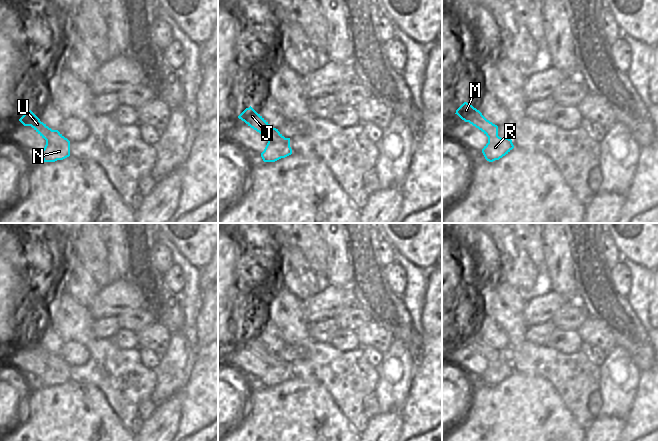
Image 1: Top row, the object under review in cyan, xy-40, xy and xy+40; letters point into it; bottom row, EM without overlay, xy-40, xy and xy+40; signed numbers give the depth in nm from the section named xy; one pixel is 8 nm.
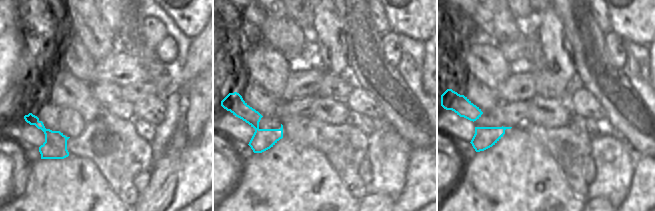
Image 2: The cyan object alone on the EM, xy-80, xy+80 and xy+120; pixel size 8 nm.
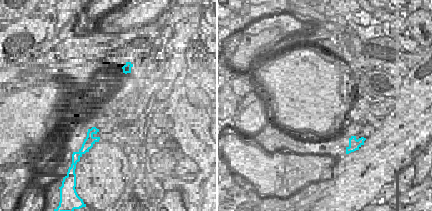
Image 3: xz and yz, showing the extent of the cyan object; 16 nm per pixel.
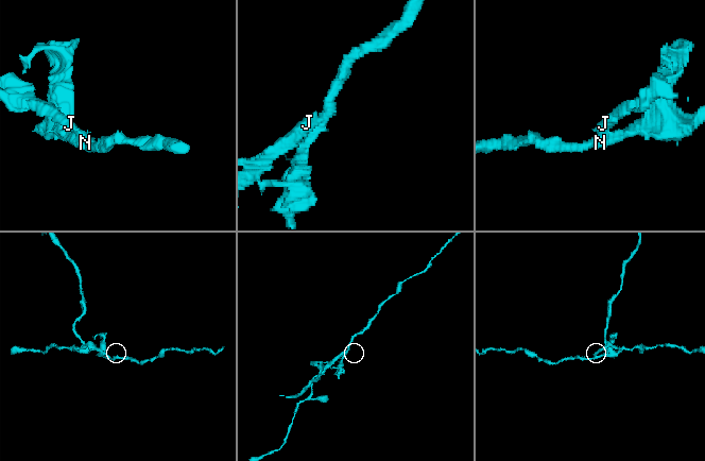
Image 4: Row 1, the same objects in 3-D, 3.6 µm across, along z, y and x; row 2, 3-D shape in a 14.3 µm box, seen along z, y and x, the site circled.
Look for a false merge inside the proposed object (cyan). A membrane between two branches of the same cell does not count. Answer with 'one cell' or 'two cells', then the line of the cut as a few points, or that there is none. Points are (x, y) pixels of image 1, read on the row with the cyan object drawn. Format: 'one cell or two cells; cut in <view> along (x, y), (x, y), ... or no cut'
two cells; cut in xy along (276, 129), (276, 137), (268, 142)

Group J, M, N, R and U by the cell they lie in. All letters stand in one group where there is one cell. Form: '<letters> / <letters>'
J M U / N R

